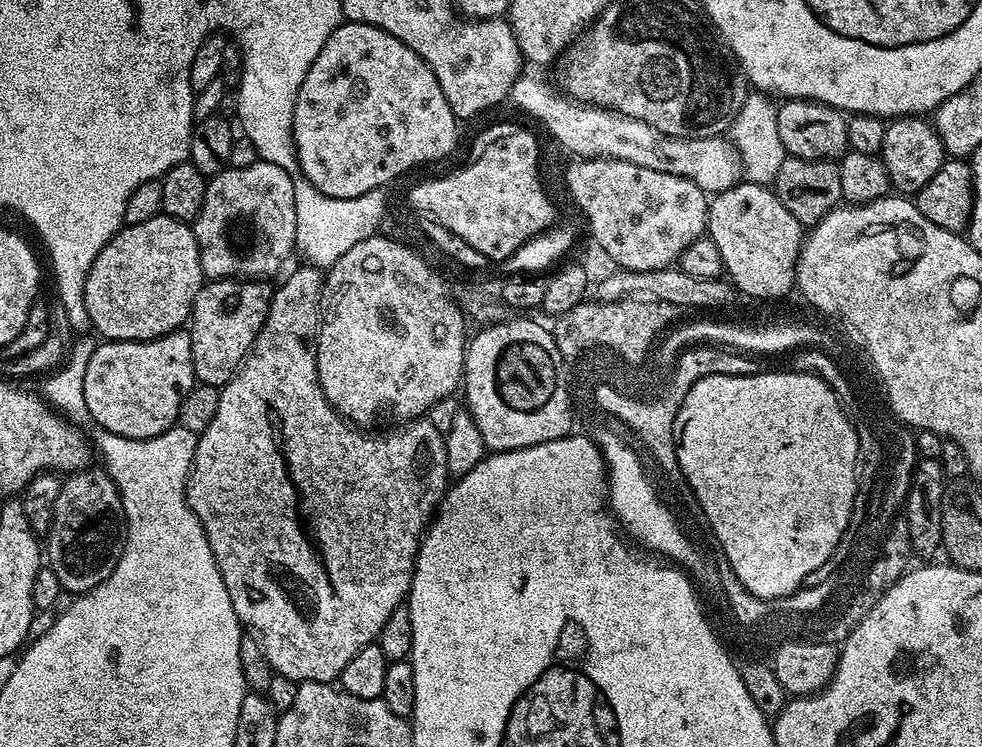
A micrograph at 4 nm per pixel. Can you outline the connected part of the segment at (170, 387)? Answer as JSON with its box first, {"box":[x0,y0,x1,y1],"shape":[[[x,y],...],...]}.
{"box":[84,331,197,440],"shape":[[[187,331],[169,332],[156,340],[113,340],[97,343],[86,366],[84,397],[91,423],[122,438],[145,440],[170,430],[179,421],[182,398],[197,383],[192,365],[192,337]]]}

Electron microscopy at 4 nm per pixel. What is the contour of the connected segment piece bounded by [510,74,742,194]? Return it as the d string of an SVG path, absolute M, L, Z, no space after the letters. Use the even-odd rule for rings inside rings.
M521 74L514 82L510 100L522 111L529 112L538 123L544 124L545 130L566 151L573 152L573 157L585 160L621 160L634 166L646 166L646 170L658 170L662 174L686 178L706 194L725 192L727 188L741 183L742 169L736 149L723 135L693 140L667 136L638 118L623 116L611 108L581 104L563 91L552 88L547 88L536 76Z

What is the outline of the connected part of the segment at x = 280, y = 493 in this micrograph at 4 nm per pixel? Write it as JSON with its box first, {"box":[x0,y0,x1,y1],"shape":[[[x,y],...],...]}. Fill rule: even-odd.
{"box":[188,266,450,684],"shape":[[[303,266],[292,272],[272,293],[272,301],[266,314],[266,322],[254,338],[248,357],[240,365],[231,380],[220,388],[218,414],[214,414],[214,422],[199,433],[196,442],[196,453],[192,459],[192,468],[188,471],[188,505],[200,520],[202,530],[214,554],[214,562],[226,586],[226,594],[230,596],[230,606],[240,619],[241,625],[259,642],[264,657],[273,673],[285,676],[297,682],[313,680],[323,684],[339,681],[342,666],[358,654],[367,644],[379,637],[382,626],[386,626],[386,618],[390,618],[394,606],[405,603],[408,592],[412,589],[412,575],[416,569],[416,556],[420,553],[420,541],[439,509],[449,487],[450,477],[446,466],[445,433],[434,430],[434,426],[426,418],[420,418],[397,432],[388,432],[385,436],[369,434],[365,440],[360,438],[359,427],[345,420],[339,412],[332,409],[332,404],[320,385],[318,366],[316,365],[316,333],[320,330],[322,304],[318,297],[324,291],[324,276],[321,269],[315,266]],[[424,442],[424,460],[418,458],[418,446]],[[406,462],[412,462],[410,474],[404,474]]]}

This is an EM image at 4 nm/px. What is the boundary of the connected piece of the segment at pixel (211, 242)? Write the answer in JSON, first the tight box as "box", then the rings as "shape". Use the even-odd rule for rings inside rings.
{"box":[191,159,296,281],"shape":[[[257,159],[256,163],[246,166],[245,168],[233,168],[231,166],[219,172],[217,176],[211,177],[206,186],[206,198],[202,202],[202,210],[197,214],[194,223],[191,225],[192,233],[196,236],[198,250],[200,251],[200,265],[204,271],[205,277],[209,281],[213,280],[230,280],[233,278],[268,278],[272,276],[284,264],[284,259],[291,253],[294,248],[296,239],[296,211],[294,210],[294,186],[292,185],[293,173],[288,173],[289,169],[283,164],[271,164],[262,159]]]}

